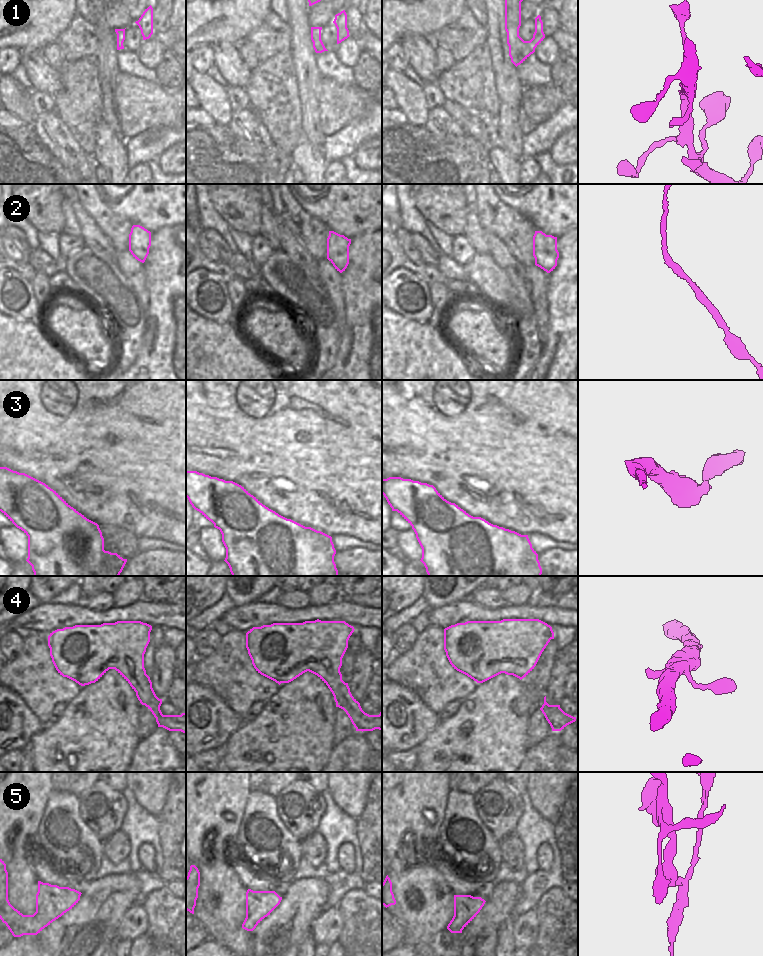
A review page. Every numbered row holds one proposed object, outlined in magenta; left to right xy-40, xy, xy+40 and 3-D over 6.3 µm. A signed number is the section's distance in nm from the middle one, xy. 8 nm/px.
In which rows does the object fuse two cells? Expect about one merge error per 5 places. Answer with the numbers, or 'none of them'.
5

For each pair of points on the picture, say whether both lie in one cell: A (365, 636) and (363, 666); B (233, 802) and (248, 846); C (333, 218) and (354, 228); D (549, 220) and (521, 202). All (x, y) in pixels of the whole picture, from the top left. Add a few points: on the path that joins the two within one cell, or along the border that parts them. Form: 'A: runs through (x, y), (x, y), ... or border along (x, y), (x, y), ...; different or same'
A: border along (362, 648), (369, 649); different
B: border along (247, 800), (237, 833); different
C: runs through (338, 218), (344, 218), (349, 223); same
D: runs through (542, 213), (531, 202), (528, 202); same

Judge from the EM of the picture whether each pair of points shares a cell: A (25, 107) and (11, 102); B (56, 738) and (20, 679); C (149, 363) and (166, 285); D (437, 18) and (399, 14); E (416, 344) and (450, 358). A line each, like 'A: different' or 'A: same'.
A: same
B: different
C: same
D: same
E: same

